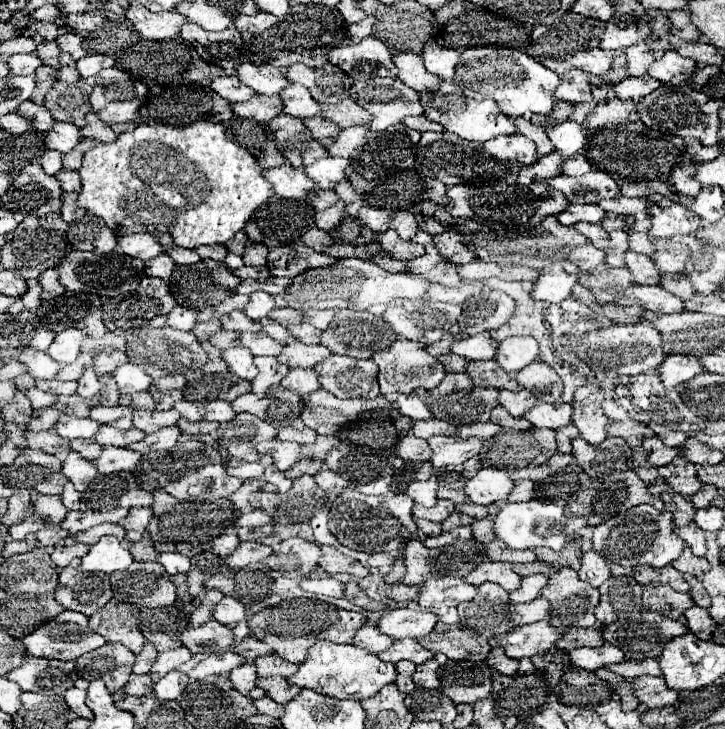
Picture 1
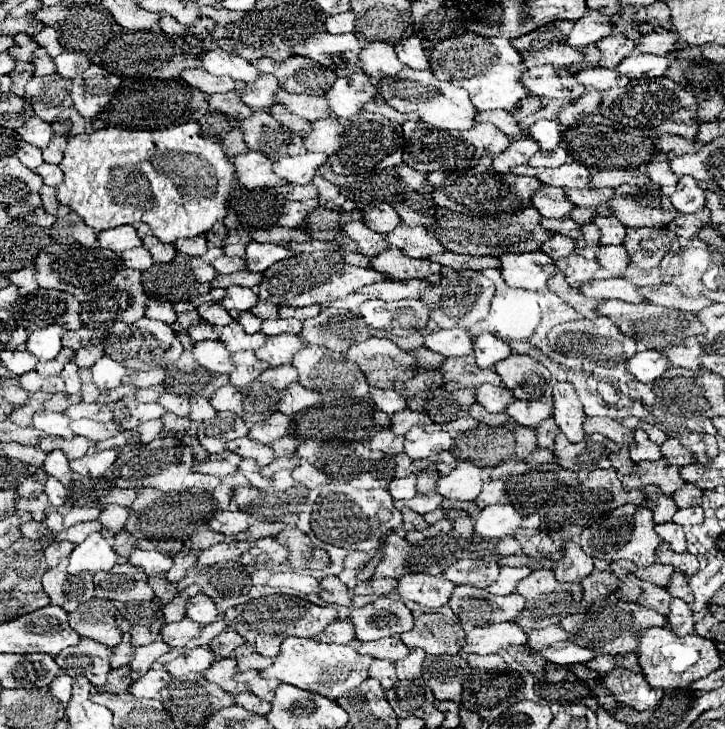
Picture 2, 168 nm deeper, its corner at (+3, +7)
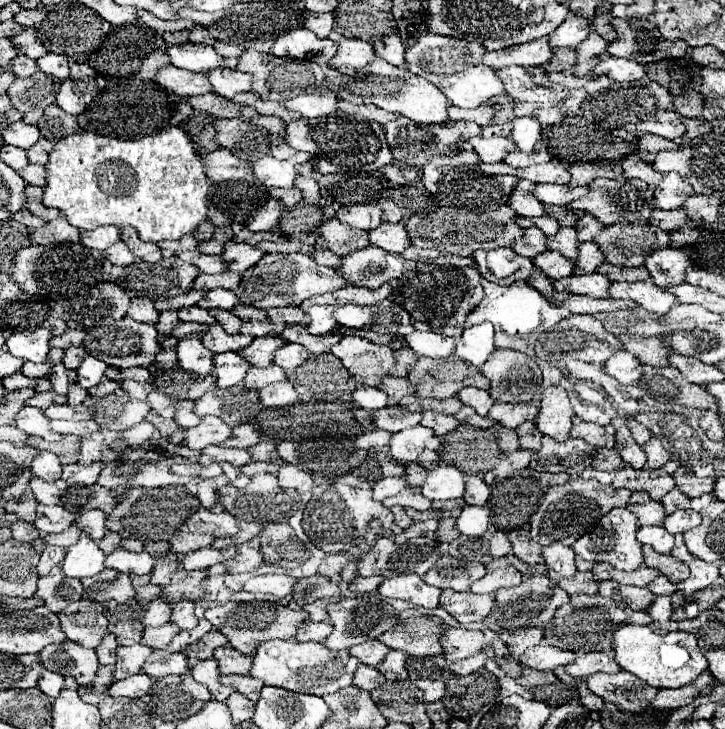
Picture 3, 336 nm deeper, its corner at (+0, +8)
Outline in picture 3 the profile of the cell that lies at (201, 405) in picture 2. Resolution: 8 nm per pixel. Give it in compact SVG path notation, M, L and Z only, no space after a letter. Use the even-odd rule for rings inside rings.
M182 400L178 402L178 412L176 412L176 422L182 426L182 428L192 428L196 426L202 418L198 414L194 414L194 400Z

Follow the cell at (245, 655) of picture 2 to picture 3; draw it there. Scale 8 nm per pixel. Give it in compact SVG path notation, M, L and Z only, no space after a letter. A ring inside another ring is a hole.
M232 646L218 648L214 658L218 660L222 674L246 674L252 668L252 658L250 656L242 656Z

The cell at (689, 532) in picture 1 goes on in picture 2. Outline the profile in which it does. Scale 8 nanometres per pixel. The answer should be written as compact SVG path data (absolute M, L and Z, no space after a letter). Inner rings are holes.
M663 523L663 525L655 525L655 533L665 541L669 543L671 551L675 553L683 553L685 551L685 533L683 533L683 527L679 525L673 525L673 523Z

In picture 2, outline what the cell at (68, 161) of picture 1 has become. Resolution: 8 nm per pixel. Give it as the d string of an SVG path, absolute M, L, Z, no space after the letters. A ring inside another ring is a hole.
M53 137L53 139L49 141L49 145L43 149L43 161L45 161L45 163L53 163L53 165L61 163L65 143L67 143L65 137Z

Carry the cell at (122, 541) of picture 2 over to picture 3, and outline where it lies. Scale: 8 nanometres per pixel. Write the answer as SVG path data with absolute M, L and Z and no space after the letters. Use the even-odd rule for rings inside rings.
M110 532L108 536L104 536L100 540L100 548L102 548L104 554L110 554L110 552L114 552L114 550L120 548L120 542L122 542L122 536L116 534L116 532Z

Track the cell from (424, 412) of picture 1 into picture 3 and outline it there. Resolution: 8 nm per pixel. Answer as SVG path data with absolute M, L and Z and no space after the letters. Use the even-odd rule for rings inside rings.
M358 384L358 388L352 394L352 400L366 410L382 410L388 406L388 394L380 388L372 388L372 386L362 386Z

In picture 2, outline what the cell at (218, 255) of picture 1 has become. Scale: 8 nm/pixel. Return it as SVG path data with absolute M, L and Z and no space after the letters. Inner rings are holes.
M203 235L195 237L195 239L183 239L183 241L175 241L173 243L177 253L187 253L187 255L195 255L201 257L203 253L207 253L207 239Z

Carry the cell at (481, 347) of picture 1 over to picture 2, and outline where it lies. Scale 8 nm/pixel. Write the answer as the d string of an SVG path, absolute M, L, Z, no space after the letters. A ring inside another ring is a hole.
M443 329L425 337L423 345L443 357L463 357L473 351L473 339L463 329Z

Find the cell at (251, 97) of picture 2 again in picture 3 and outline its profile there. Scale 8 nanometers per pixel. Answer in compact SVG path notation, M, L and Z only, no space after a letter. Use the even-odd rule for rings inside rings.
M214 70L210 72L214 92L224 98L234 98L240 92L252 90L252 74L240 70Z

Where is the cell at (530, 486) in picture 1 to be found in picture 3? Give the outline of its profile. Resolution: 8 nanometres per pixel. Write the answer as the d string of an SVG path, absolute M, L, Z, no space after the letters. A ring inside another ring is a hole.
M468 476L466 480L466 494L464 494L464 500L468 504L486 504L488 498L490 498L490 490L488 486L484 486L482 480L474 480L478 476Z

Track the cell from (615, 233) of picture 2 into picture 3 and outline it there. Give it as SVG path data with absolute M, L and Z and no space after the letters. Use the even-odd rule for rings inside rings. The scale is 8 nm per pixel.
M584 214L580 218L580 222L576 224L578 228L578 240L584 242L584 240L592 240L596 234L600 234L606 226L602 222L598 222L598 218L592 218L590 214Z

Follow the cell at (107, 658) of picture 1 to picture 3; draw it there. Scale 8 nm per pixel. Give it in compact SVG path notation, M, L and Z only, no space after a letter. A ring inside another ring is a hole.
M70 640L46 646L40 656L46 670L60 672L62 676L74 676L80 686L90 686L100 666L96 650Z

